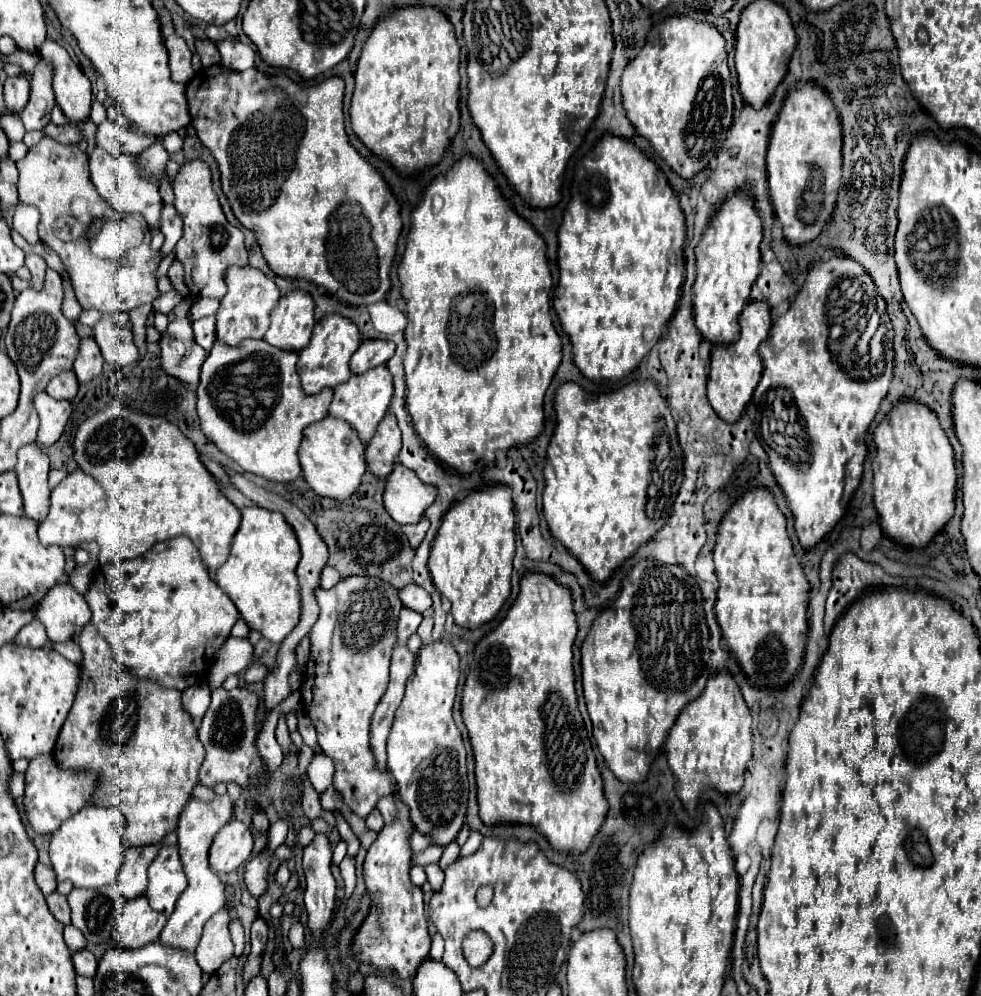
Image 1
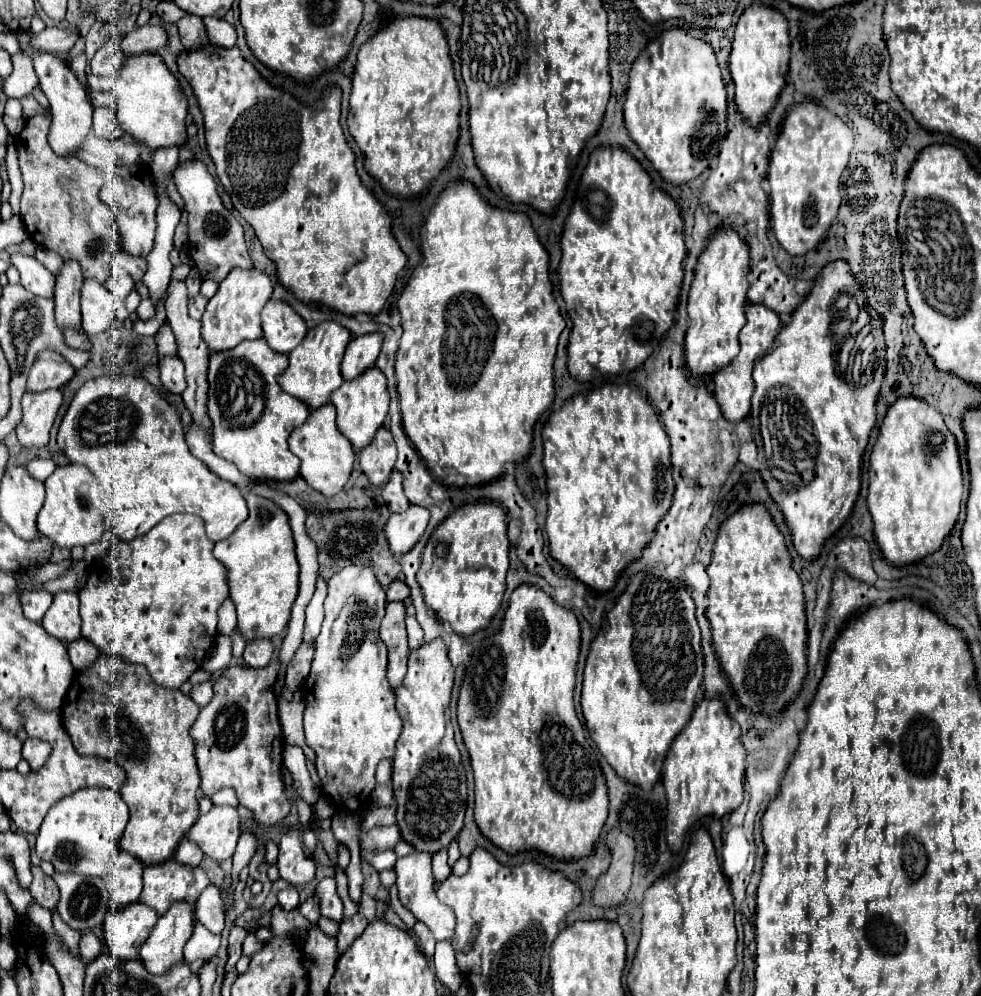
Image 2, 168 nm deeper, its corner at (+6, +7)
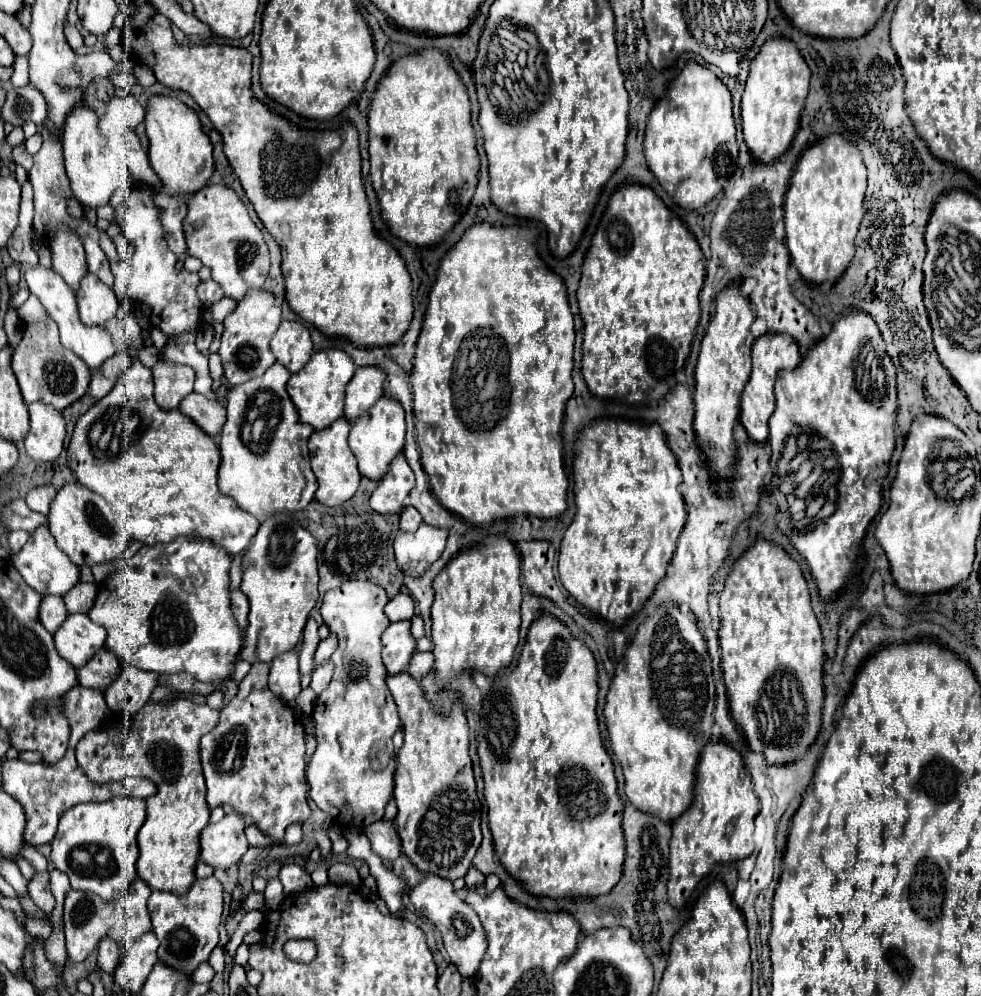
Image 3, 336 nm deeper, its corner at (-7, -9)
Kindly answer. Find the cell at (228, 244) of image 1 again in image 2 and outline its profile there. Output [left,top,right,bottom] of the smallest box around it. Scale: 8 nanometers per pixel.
[173,160,253,282]

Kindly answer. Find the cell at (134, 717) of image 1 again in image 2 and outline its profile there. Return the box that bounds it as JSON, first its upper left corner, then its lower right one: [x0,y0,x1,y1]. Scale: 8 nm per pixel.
[61,652,199,864]

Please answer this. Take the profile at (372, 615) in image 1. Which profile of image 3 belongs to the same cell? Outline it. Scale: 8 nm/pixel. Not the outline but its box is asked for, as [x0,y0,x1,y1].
[306,580,400,828]

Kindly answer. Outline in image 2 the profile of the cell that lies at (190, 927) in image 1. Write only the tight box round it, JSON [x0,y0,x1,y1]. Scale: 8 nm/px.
[141,904,193,974]

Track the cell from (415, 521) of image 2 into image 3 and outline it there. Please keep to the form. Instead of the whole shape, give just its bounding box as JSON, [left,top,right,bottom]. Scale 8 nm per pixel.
[394,524,448,576]

